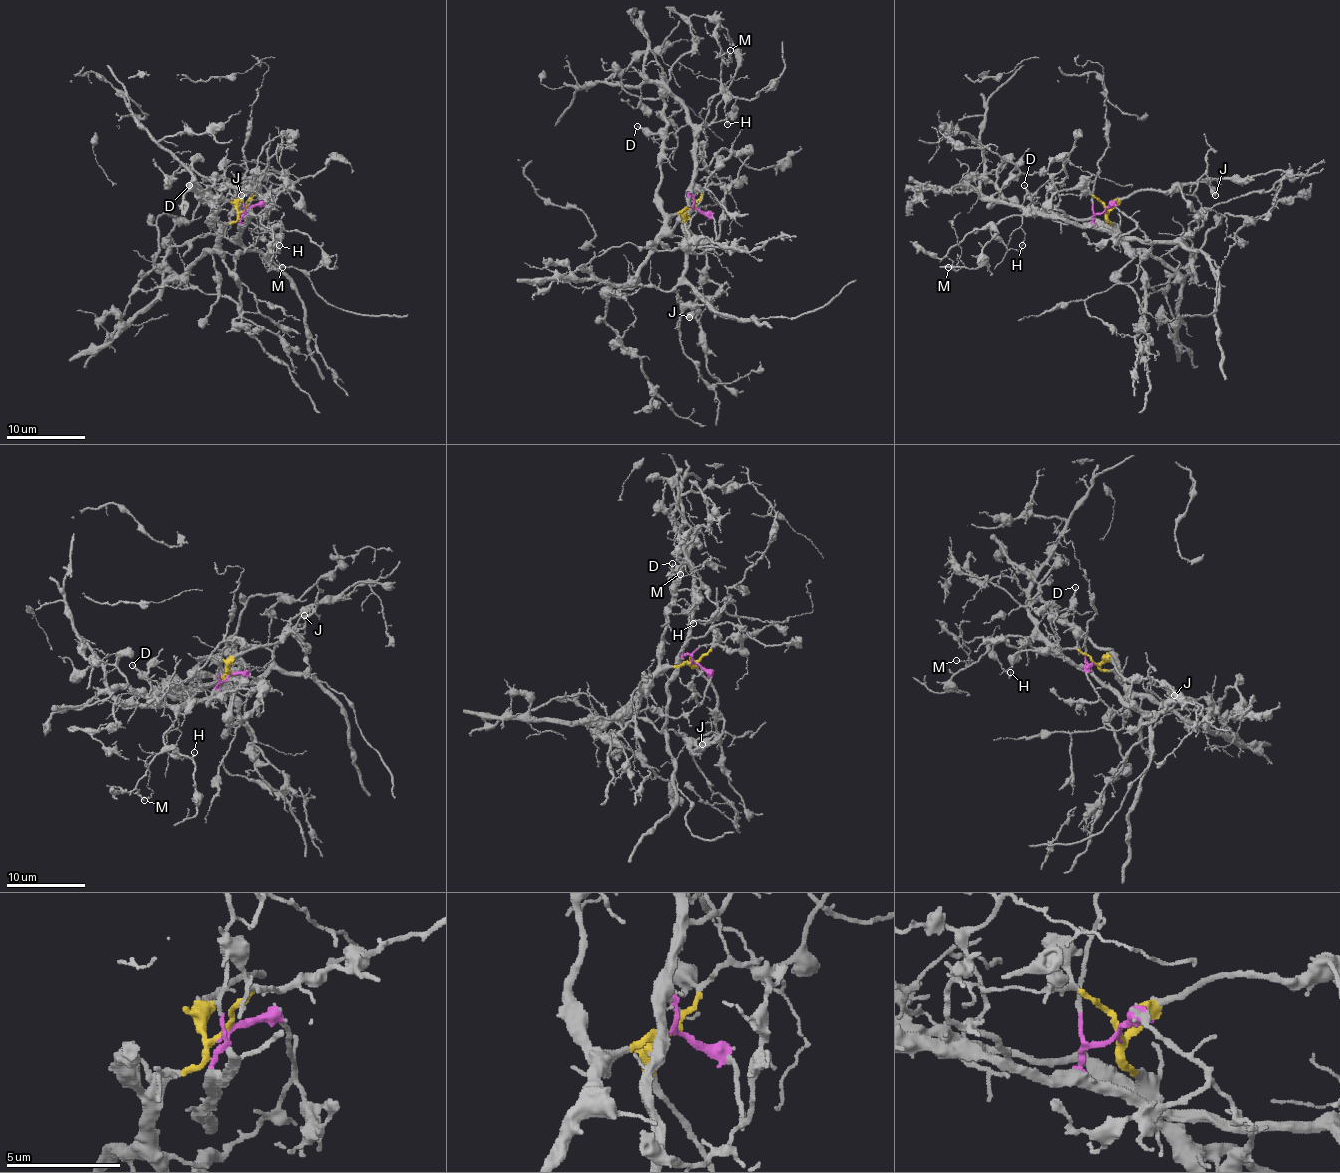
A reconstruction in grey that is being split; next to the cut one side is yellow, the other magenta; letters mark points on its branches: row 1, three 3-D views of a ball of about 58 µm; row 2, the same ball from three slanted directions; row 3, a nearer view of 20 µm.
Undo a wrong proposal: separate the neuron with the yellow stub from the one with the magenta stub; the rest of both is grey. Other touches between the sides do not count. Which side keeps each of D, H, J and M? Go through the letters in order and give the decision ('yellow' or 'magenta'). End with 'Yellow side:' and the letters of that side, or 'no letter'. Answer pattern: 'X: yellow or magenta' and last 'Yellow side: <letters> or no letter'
D: yellow
H: magenta
J: yellow
M: magenta
Yellow side: D, J

